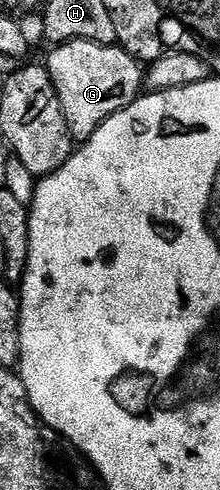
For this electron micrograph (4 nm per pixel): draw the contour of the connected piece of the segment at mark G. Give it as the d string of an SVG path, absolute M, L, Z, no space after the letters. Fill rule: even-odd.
M70 40L49 49L50 57L44 60L44 66L50 72L68 130L75 142L85 142L112 114L124 110L133 100L137 100L144 88L144 68L133 56L129 56L121 46L97 44L87 40Z

